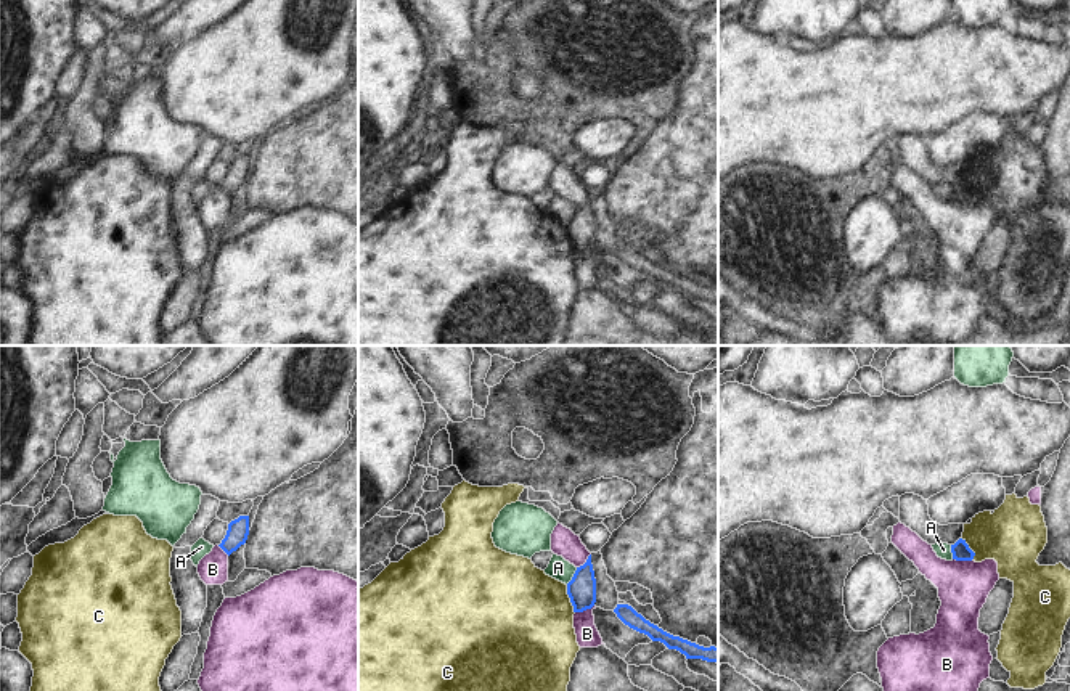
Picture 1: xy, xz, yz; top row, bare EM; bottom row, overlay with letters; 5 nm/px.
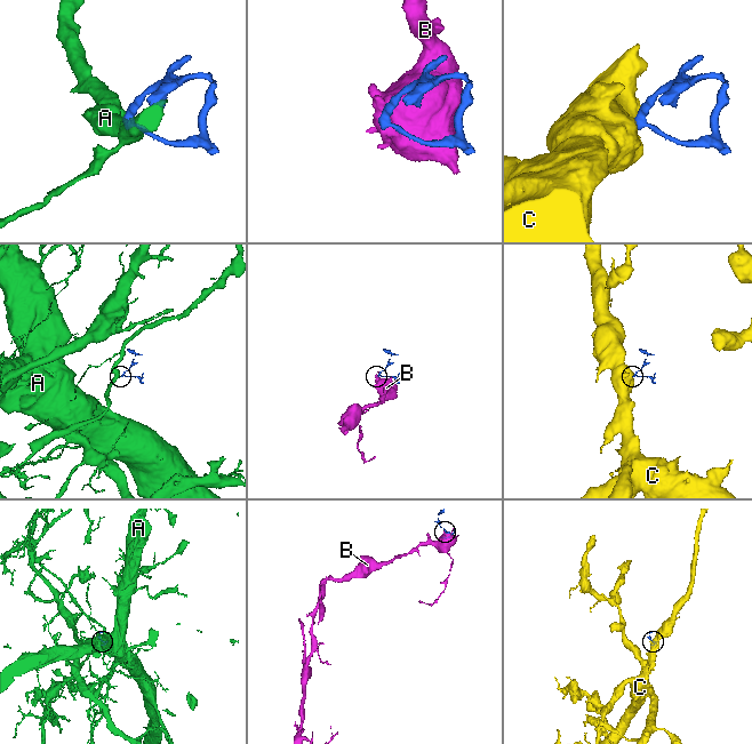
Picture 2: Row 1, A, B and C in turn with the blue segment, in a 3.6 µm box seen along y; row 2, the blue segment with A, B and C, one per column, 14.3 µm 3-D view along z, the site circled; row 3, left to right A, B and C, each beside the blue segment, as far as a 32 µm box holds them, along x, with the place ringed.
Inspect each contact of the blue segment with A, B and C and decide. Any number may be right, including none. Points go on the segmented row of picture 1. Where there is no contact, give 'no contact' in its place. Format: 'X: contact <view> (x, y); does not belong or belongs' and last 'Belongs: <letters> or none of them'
A: contact xz (574, 576); does not belong
B: contact xz (584, 609); does not belong
C: contact xz (571, 600); does not belong
Belongs: none of them

